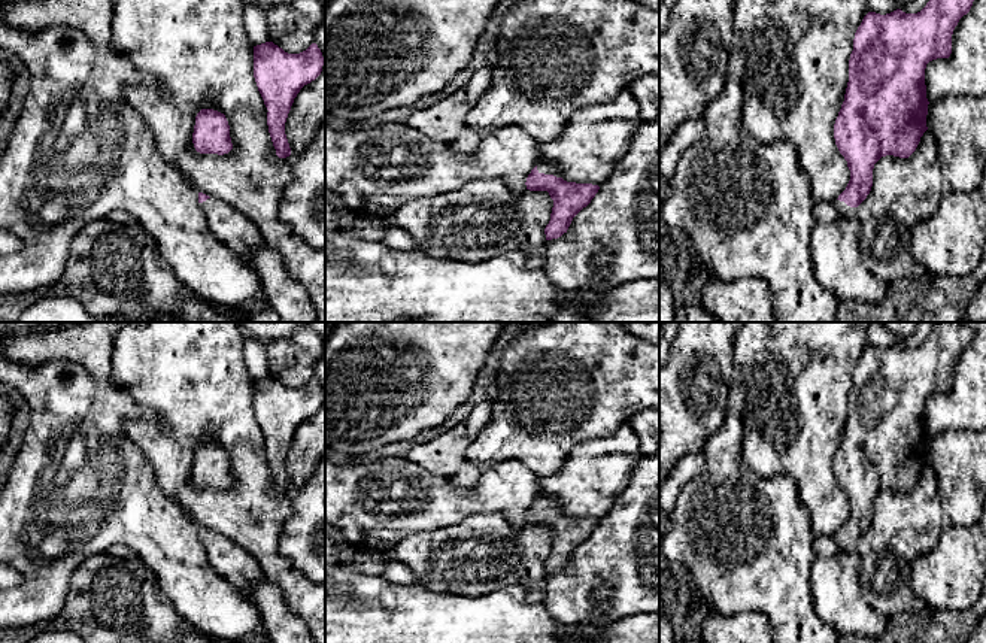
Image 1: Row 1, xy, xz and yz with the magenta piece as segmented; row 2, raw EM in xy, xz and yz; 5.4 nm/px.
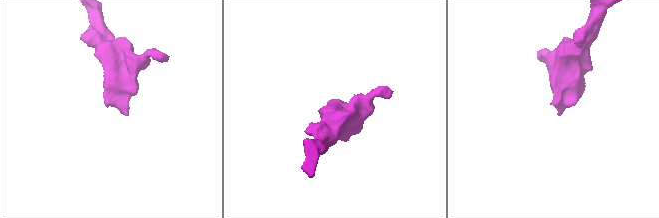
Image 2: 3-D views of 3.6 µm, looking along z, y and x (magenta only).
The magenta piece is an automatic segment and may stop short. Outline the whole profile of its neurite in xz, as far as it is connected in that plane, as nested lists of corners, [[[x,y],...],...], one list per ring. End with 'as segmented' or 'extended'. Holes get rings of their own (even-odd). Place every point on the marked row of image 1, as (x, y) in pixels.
[[[552,163],[536,166],[525,185],[530,191],[547,191],[553,200],[550,221],[544,228],[546,240],[567,233],[573,218],[591,203],[600,189],[598,185],[564,181]]] | extended

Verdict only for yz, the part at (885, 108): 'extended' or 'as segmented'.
extended

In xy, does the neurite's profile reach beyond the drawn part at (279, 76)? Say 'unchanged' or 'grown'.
unchanged

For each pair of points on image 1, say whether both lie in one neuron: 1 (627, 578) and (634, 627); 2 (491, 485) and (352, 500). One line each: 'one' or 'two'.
1: two
2: one

